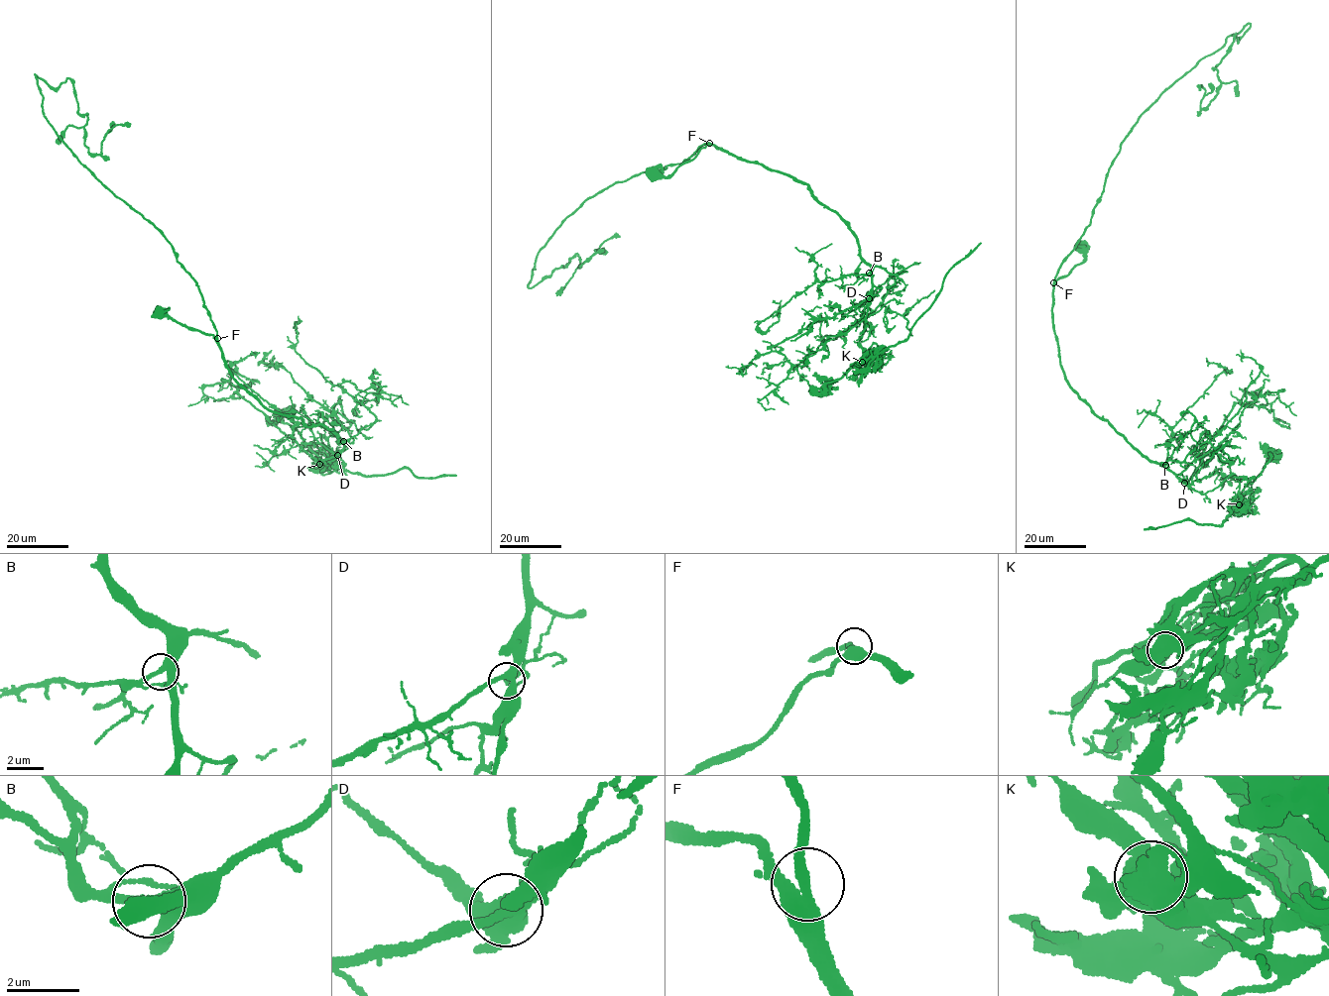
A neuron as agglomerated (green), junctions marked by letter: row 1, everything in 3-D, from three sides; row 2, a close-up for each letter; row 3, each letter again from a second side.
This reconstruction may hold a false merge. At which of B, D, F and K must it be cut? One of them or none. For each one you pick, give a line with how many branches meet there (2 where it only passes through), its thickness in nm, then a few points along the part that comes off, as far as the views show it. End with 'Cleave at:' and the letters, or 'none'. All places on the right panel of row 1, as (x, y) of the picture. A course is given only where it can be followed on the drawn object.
K: branches 3; calibre 600 nm; course (1239, 503), (1220, 525), (1198, 524), (1188, 519), (1144, 529)
Cleave at: K

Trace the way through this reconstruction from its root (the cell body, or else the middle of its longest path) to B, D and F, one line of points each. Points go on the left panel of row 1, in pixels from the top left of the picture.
B: (157, 311), (212, 335), (232, 378), (267, 408), (308, 426), (320, 424), (343, 441)
D: (157, 311), (212, 335), (232, 378), (267, 408), (308, 426), (320, 424), (339, 443), (345, 440), (337, 455)
F: (157, 311), (160, 307), (177, 323), (217, 338)

